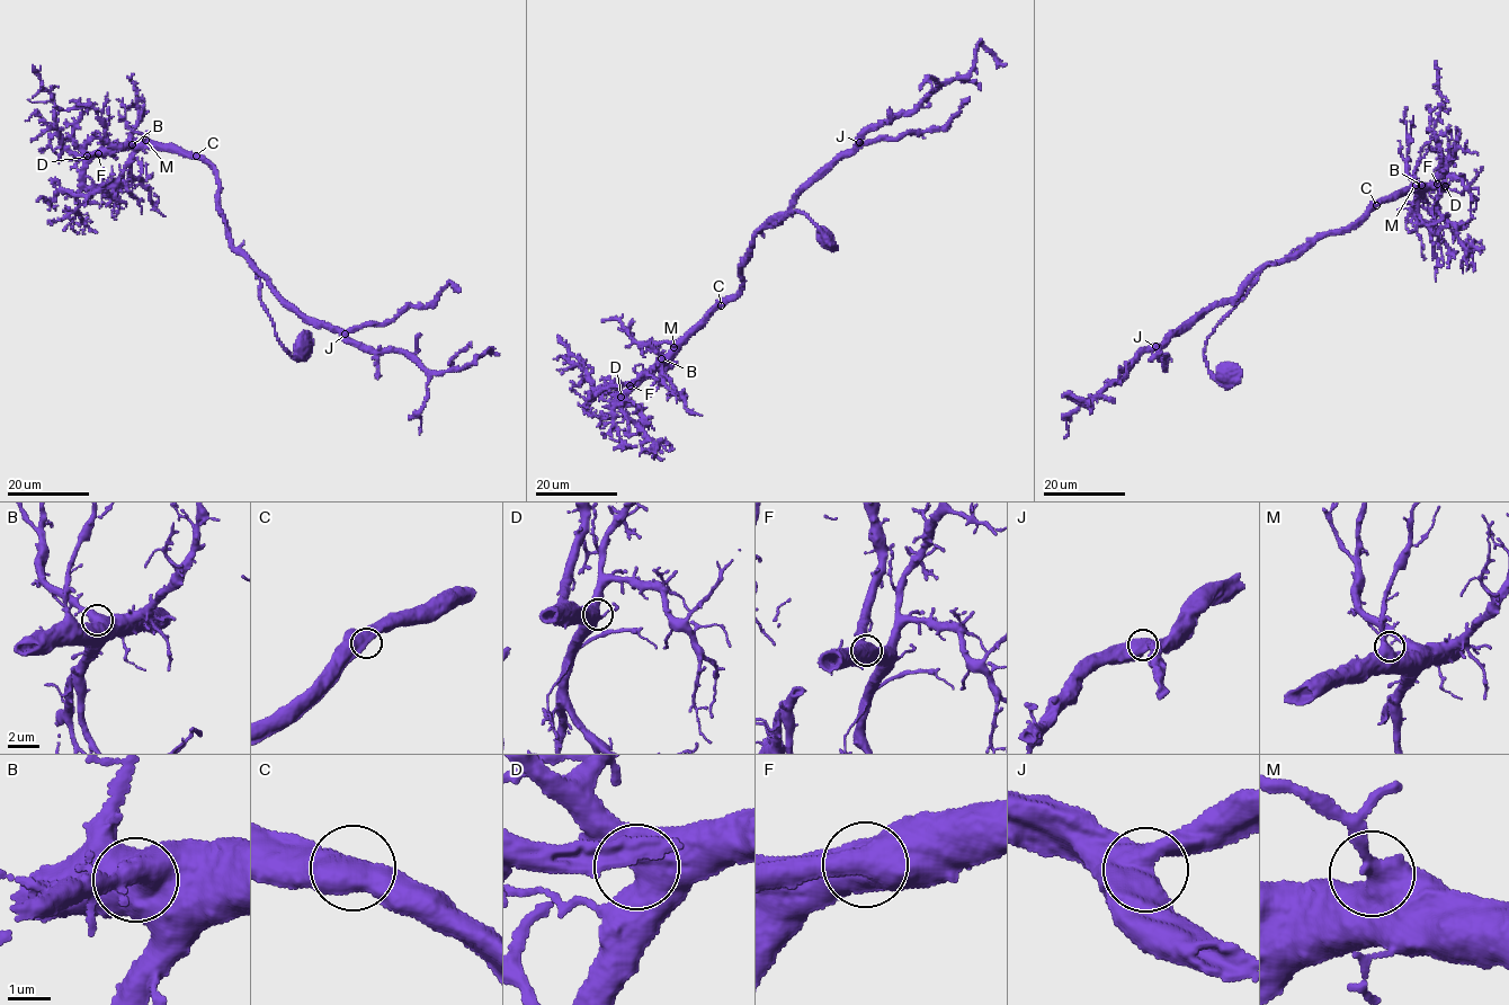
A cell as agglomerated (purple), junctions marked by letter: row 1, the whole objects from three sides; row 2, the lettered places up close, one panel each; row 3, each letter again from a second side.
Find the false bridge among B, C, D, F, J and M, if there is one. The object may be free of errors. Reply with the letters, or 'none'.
none

